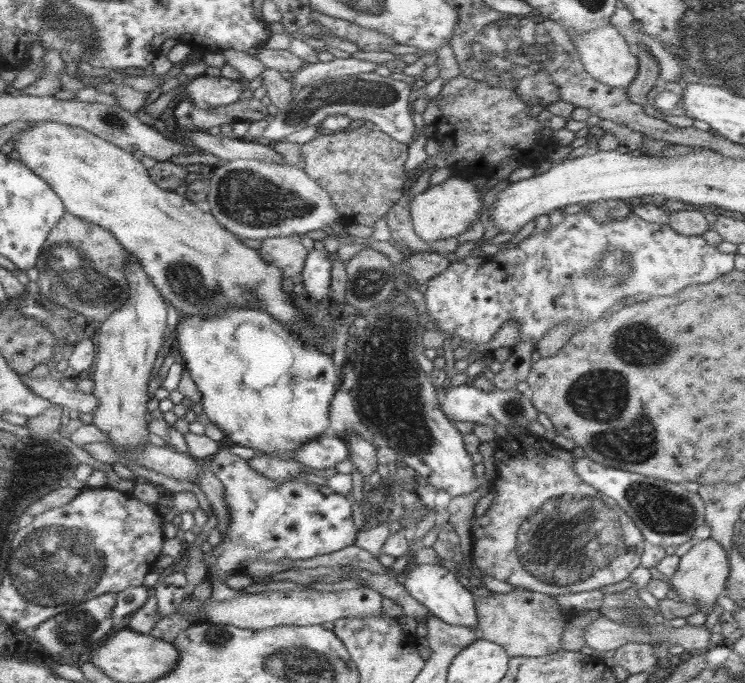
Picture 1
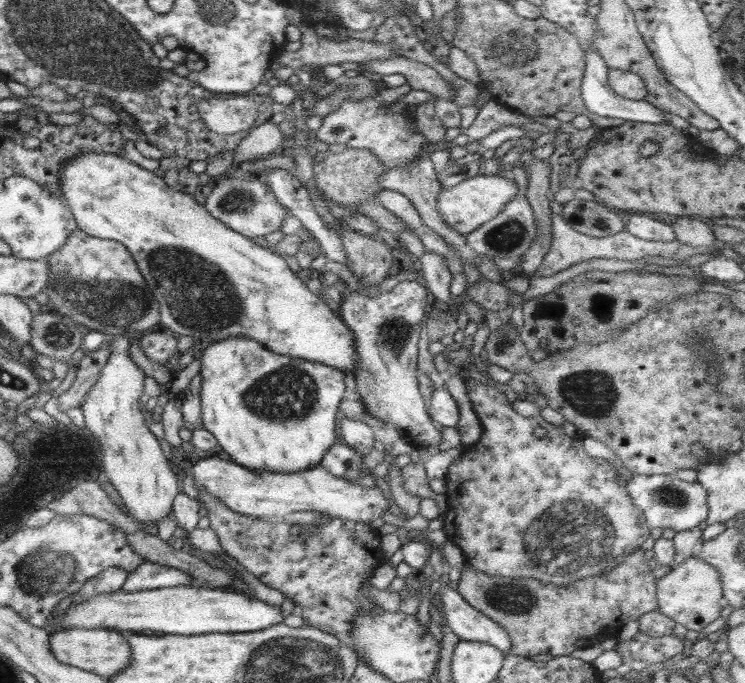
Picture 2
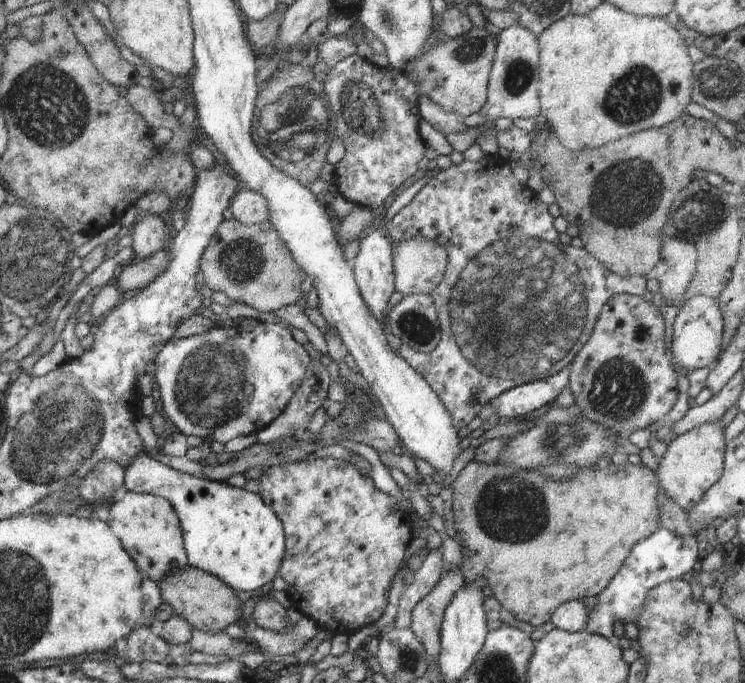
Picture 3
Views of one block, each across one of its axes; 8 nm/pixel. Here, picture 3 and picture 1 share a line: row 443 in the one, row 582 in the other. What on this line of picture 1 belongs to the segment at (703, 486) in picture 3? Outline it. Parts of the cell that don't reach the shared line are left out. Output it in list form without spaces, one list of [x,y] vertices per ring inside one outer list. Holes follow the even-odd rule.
[[[710,538],[697,540],[697,543],[679,558],[676,574],[670,577],[670,586],[676,589],[682,602],[692,604],[698,612],[702,612],[708,617],[713,605],[716,604],[717,597],[724,594],[729,570],[728,555],[720,543]]]

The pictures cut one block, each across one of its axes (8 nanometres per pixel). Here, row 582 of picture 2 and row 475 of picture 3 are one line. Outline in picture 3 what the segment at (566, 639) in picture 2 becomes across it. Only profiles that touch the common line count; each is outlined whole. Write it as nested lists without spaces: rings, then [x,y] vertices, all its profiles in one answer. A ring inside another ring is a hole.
[[[484,449],[453,478],[455,532],[463,550],[459,571],[465,582],[486,578],[502,609],[536,627],[546,624],[561,604],[599,595],[616,576],[632,547],[660,526],[659,480],[657,473],[643,462],[596,464],[578,469],[571,477],[558,482],[536,469],[517,469],[496,463],[488,458]]]

